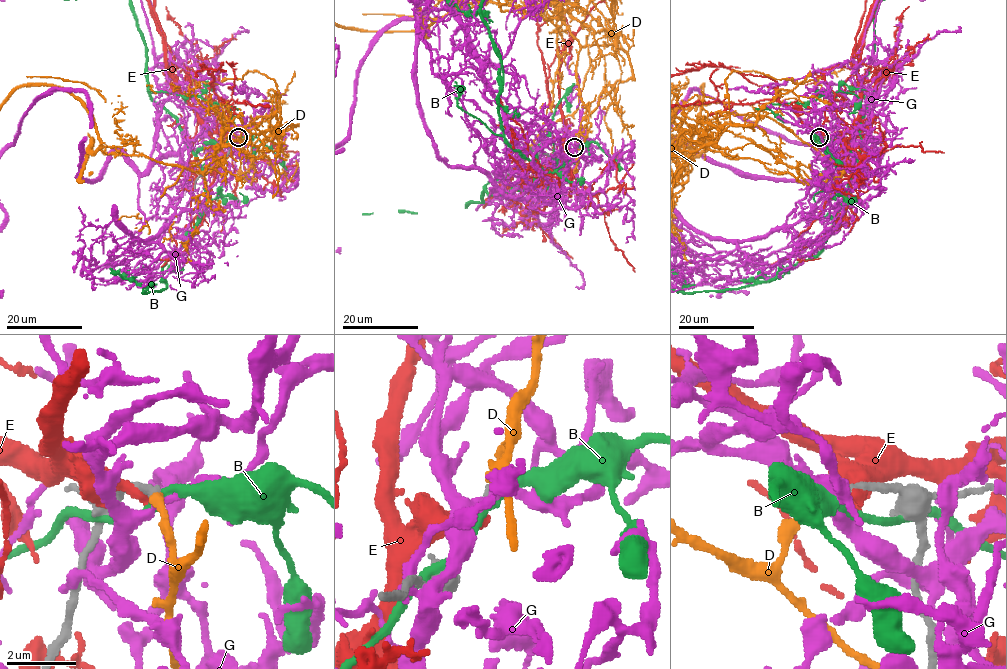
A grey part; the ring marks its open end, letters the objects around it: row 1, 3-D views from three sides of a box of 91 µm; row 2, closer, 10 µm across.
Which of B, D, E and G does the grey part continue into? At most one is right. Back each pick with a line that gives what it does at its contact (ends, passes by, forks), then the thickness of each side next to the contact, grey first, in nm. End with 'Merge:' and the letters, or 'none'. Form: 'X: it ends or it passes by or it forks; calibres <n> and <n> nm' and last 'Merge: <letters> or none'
D: it ends; calibres 300 and 240 nm
Merge: D

